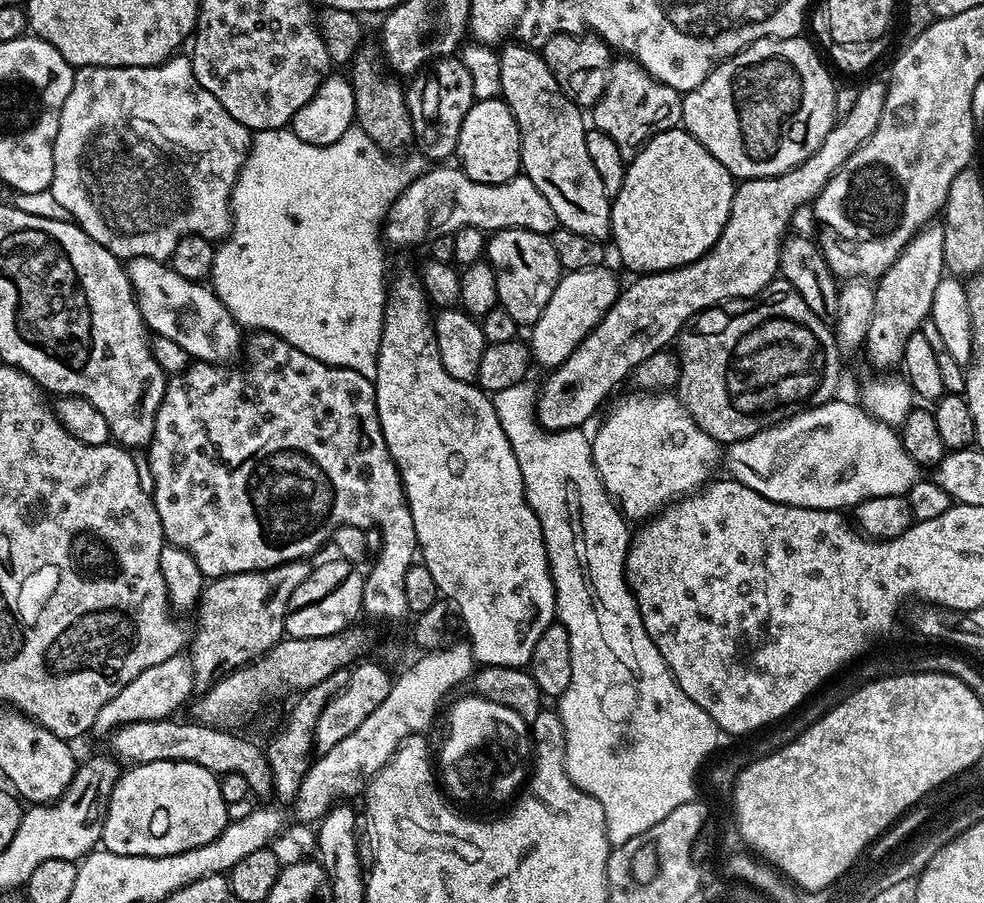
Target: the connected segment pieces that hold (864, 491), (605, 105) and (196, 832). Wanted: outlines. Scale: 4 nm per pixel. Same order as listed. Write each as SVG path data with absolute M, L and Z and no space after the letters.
M833 398L826 404L805 407L773 424L771 428L763 428L750 438L727 445L727 475L762 494L762 498L799 508L848 510L848 507L851 509L875 496L907 494L921 479L922 472L914 458L906 454L897 429L864 411L859 403L851 404L848 400L840 399Z
M616 58L608 69L608 85L602 98L590 109L590 124L606 138L614 138L618 154L630 162L648 141L681 123L683 101L681 93L655 80L636 60Z
M160 760L150 761L148 763L137 763L135 766L129 767L127 771L121 775L116 784L112 788L112 792L108 795L108 806L104 809L104 834L102 844L105 849L112 851L114 854L120 855L144 855L144 856L162 856L182 854L183 851L194 850L195 847L205 846L206 843L212 842L214 838L218 838L218 834L222 834L222 830L230 823L230 805L222 798L222 790L217 773L196 765L192 761L180 760Z

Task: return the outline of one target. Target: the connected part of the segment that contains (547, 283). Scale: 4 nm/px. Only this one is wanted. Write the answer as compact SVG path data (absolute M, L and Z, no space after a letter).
M501 228L493 231L487 241L486 259L498 282L499 307L504 308L518 326L536 324L562 277L551 239L545 233L525 228Z

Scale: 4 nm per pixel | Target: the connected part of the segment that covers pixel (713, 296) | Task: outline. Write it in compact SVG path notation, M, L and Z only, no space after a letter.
M883 79L860 88L858 99L850 114L839 117L833 124L830 134L822 138L822 146L806 162L796 168L784 172L780 176L763 176L760 180L740 180L736 184L736 193L732 199L732 209L728 215L726 226L718 238L718 242L706 256L698 258L681 268L671 268L668 272L649 272L635 277L632 285L625 287L616 300L616 304L600 320L600 324L585 338L583 342L560 365L547 373L548 381L539 387L536 399L536 416L543 428L550 432L565 432L567 428L580 428L596 412L596 407L623 382L631 377L636 368L650 354L663 352L668 344L679 337L684 324L691 316L720 304L723 300L736 300L739 296L752 296L760 292L772 279L777 279L780 270L780 250L784 247L788 223L792 215L803 204L811 205L816 195L830 182L830 178L839 171L858 146L862 146L874 134L880 125L884 113L886 84Z

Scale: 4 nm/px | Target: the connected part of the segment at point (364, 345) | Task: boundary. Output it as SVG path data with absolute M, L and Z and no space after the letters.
M358 126L350 127L338 142L330 142L330 146L304 145L302 138L298 138L291 130L271 128L255 133L251 137L248 157L240 167L240 177L232 187L232 229L223 240L219 241L212 270L210 273L210 287L216 297L225 304L229 314L234 316L240 326L250 326L249 329L261 332L272 332L280 336L290 346L310 354L310 358L318 358L327 364L339 368L353 368L358 370L370 381L376 378L376 363L380 353L380 335L384 329L384 305L386 303L386 276L384 280L384 248L382 243L382 221L392 208L392 203L399 198L426 170L426 161L423 156L413 154L405 160L395 160L397 157L386 154L379 148Z

